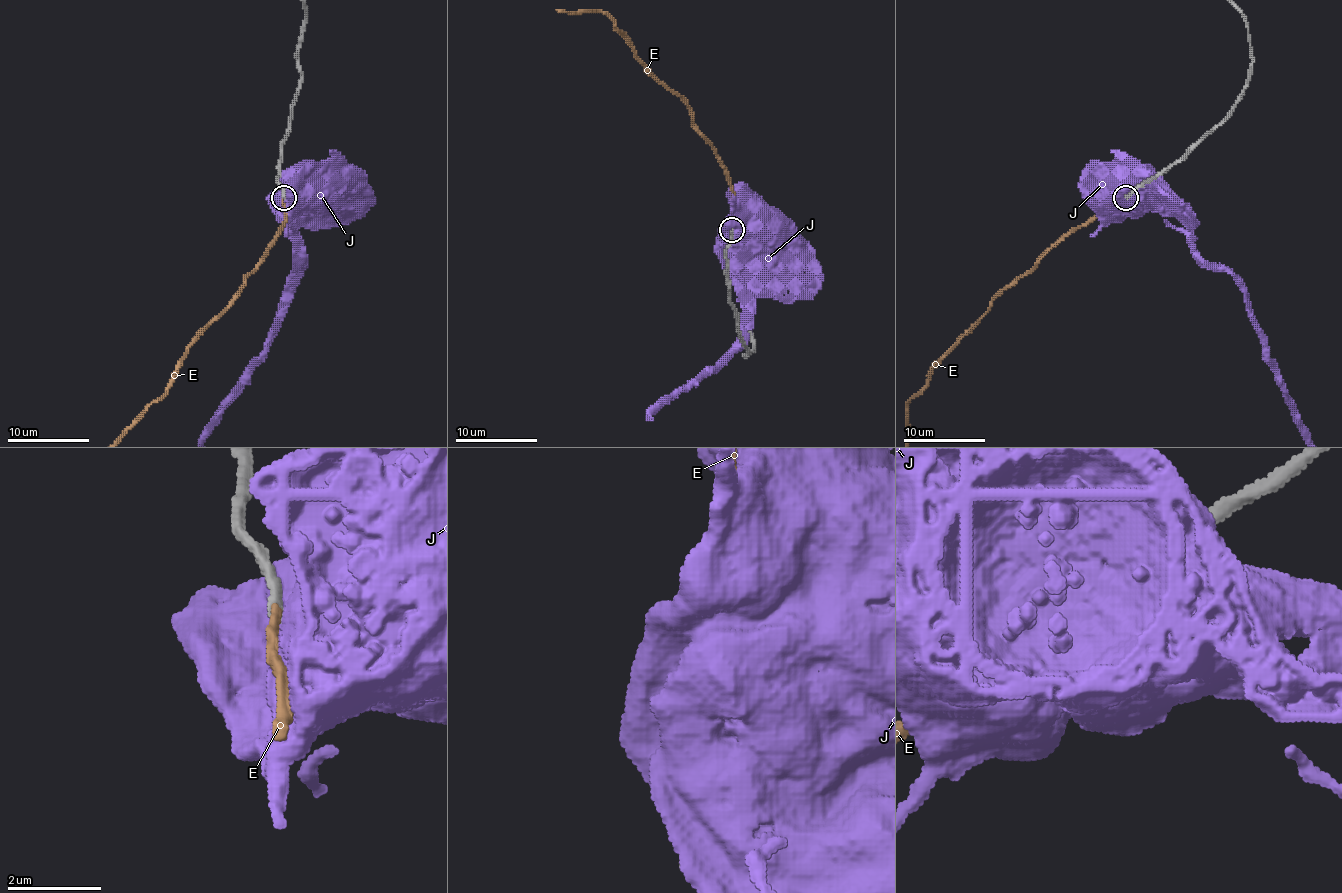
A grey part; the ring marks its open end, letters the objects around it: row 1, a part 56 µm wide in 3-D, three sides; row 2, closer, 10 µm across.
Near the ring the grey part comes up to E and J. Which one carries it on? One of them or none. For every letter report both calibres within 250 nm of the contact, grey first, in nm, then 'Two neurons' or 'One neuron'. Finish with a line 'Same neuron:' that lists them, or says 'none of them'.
E: Thickness 260 nm (grey) against 240 nm. Two neurons
J: Thickness 360 nm (grey) against 950 nm. Two neurons
Same neuron: none of them

